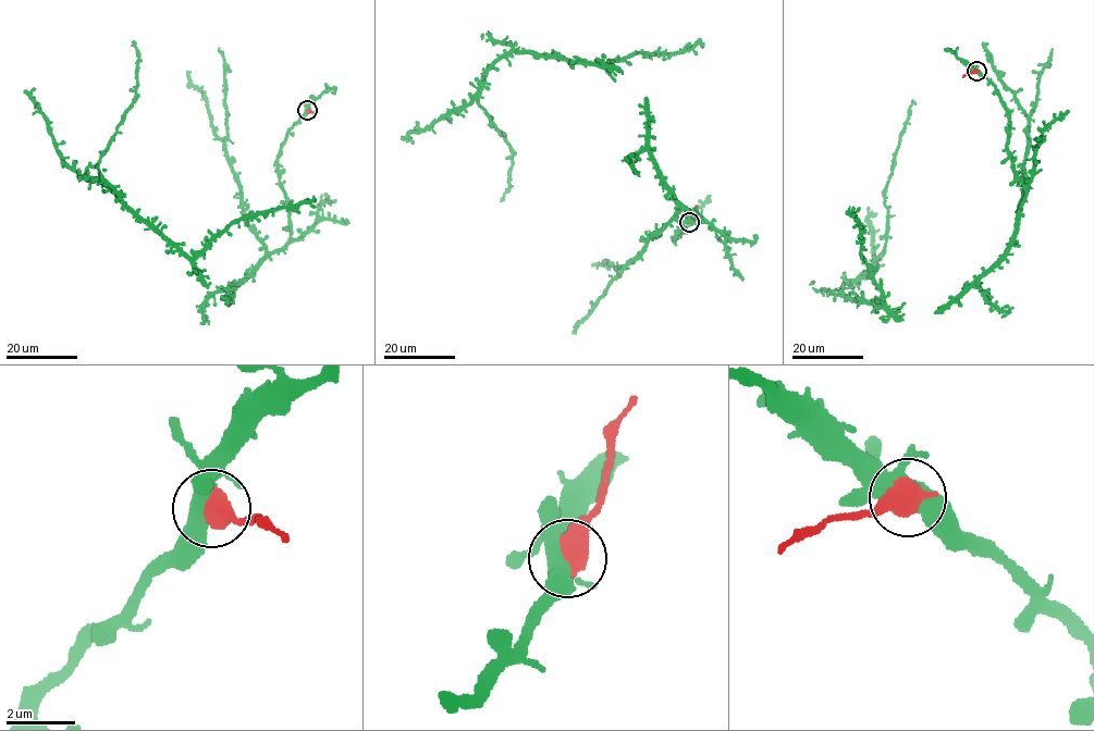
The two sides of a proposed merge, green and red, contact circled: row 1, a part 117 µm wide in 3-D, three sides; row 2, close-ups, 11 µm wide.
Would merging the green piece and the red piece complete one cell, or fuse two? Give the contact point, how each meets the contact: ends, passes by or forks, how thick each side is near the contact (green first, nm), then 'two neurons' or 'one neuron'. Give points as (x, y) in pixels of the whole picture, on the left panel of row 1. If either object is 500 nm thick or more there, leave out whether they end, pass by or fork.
place (307, 110); calibres 480 and 800 nm; two neurons

